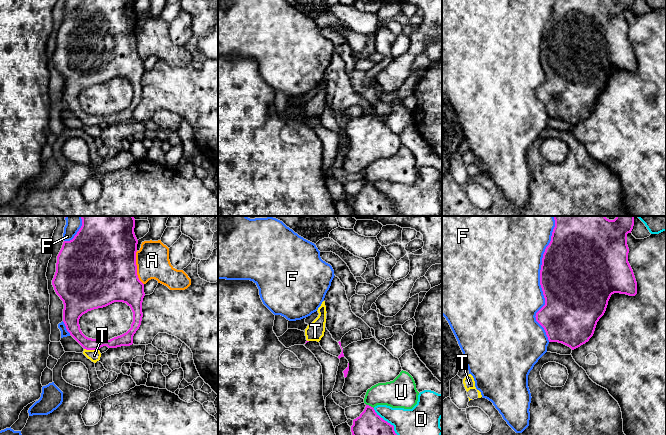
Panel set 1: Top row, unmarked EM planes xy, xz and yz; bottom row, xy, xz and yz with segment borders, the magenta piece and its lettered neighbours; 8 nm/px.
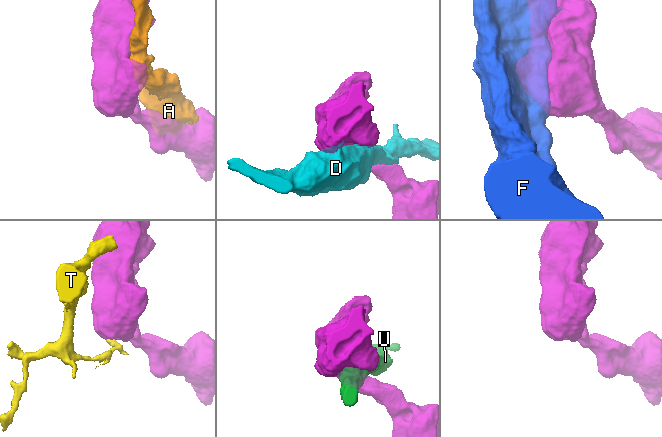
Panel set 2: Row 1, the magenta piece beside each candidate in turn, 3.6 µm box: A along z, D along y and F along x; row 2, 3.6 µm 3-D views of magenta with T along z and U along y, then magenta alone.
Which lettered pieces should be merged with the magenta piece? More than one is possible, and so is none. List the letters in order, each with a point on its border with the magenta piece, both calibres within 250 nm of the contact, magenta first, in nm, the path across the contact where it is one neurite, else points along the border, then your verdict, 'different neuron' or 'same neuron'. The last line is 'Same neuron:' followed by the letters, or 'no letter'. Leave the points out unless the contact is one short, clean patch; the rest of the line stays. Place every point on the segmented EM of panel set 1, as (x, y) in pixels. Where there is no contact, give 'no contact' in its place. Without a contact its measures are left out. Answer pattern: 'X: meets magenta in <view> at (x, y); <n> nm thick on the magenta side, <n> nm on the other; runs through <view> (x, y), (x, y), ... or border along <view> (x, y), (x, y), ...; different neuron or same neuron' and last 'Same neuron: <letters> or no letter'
A: meets magenta in xy at (136, 268); 500 nm thick on the magenta side, 260 nm on the other; different neuron
D: meets magenta in xz at (386, 421); 190 nm thick on the magenta side, 220 nm on the other; different neuron
F: meets magenta in yz at (540, 279); 500 nm thick on the magenta side, 500 nm on the other; different neuron
T: meets magenta in xy at (91, 349); 110 nm thick on the magenta side, 100 nm on the other; border along xy (84, 348), (98, 350); different neuron
U: meets magenta in xz at (368, 405); 190 nm thick on the magenta side, 220 nm on the other; different neuron
Same neuron: no letter

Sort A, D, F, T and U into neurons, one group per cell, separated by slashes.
A / D / F / T / U

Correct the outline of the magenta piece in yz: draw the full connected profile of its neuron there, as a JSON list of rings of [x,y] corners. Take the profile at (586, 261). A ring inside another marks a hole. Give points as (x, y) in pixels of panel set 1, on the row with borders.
[[[553,216],[555,227],[552,232],[551,241],[546,247],[542,258],[540,270],[540,285],[545,298],[545,305],[536,313],[536,321],[544,328],[549,342],[562,343],[572,350],[580,347],[589,341],[593,336],[597,322],[604,315],[608,301],[612,294],[620,293],[629,296],[637,294],[637,282],[633,270],[628,262],[629,248],[627,245],[627,234],[631,233],[634,226],[634,216],[616,216],[614,220],[609,220],[605,216]]]

